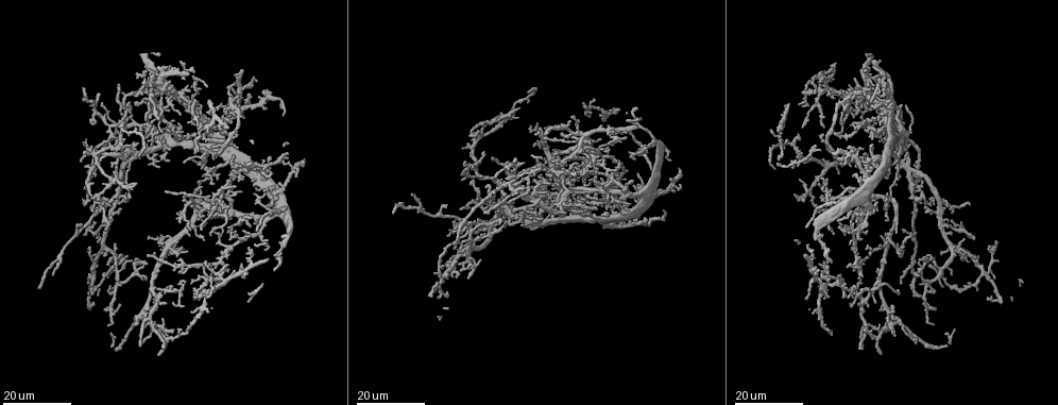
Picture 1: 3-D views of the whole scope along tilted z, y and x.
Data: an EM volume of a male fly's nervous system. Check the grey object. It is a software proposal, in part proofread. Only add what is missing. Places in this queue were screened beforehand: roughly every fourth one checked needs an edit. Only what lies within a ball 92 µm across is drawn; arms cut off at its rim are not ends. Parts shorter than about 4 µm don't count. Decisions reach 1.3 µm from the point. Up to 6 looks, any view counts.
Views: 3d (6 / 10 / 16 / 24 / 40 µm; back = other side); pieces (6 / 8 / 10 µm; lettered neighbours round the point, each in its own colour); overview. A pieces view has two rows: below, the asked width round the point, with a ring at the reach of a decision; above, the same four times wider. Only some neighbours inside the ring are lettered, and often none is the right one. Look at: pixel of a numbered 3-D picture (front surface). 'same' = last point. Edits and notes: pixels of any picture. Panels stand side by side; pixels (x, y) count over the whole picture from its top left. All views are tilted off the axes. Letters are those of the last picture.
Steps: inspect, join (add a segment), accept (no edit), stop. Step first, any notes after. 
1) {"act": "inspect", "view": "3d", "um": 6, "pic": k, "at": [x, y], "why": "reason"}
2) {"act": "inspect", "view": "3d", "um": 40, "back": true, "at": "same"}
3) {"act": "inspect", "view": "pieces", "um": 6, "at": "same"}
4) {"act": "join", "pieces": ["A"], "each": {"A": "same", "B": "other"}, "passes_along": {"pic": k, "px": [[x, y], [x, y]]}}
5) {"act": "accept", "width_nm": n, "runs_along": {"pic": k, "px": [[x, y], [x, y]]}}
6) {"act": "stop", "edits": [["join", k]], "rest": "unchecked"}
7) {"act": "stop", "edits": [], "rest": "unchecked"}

{"act": "inspect", "view": "3d", "um": 16, "pic": 1, "at": [129, 197], "why": "free end"}

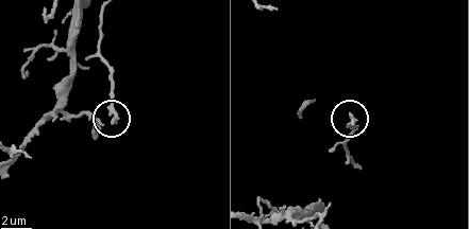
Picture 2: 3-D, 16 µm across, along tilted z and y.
{"act": "inspect", "view": "pieces", "um": 6, "pic": 2, "at": [111, 119]}

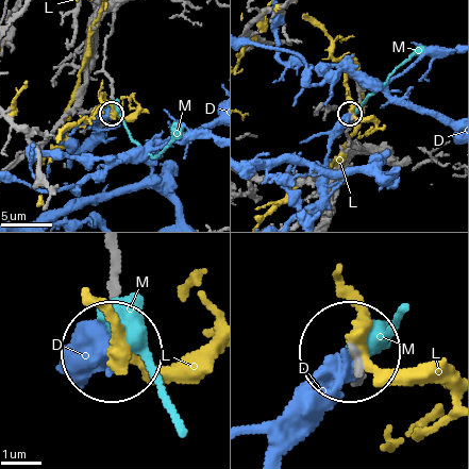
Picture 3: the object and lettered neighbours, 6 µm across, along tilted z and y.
{"act": "accept", "width_nm": 280, "each": {"D": "other", "L": "other", "M": "other"}, "runs_along": {"pic": 3, "px": [[109, 254], [116, 350]]}, "found": "no lettered segment goes on from it"}

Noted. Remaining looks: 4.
{"act": "inspect", "view": "3d", "um": 16, "pic": 1, "at": [973, 240], "why": "tapers out"}

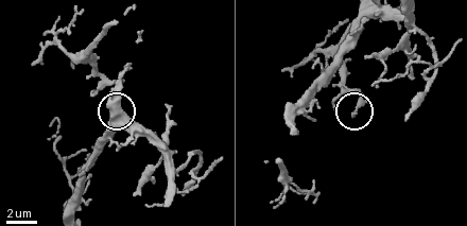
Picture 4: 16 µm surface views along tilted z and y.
{"act": "inspect", "view": "pieces", "um": 10, "pic": 4, "at": [353, 115]}

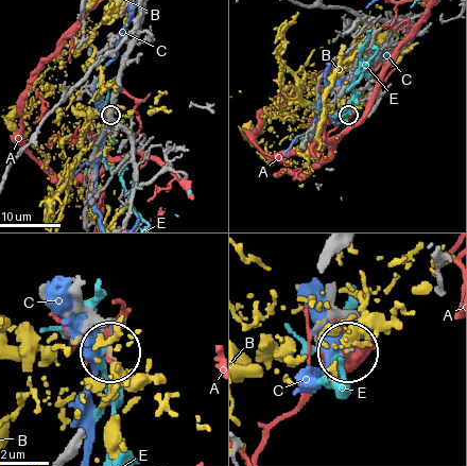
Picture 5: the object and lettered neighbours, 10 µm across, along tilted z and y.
{"act": "accept", "width_nm": 170, "each": {"A": "other", "B": "other", "C": "other", "E": "other"}, "found": "none of them fits"}

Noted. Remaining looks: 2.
{"act": "inspect", "view": "3d", "um": 16, "pic": 1, "at": [894, 307], "why": "free end"}

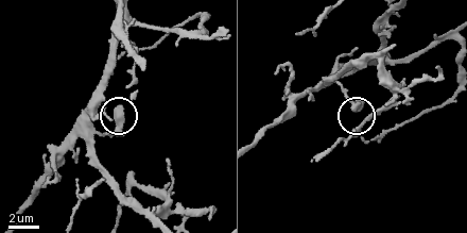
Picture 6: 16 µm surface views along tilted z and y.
{"act": "inspect", "view": "pieces", "um": 10, "pic": 6, "at": [121, 107], "why": "see the neighbours"}

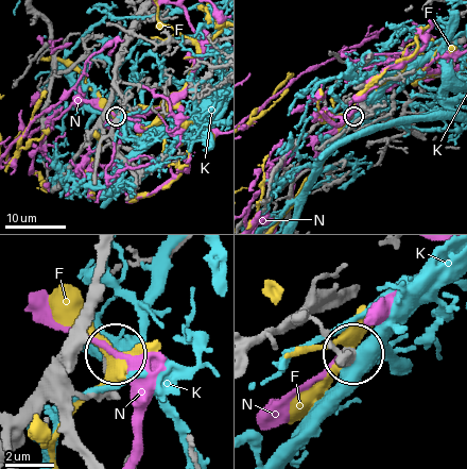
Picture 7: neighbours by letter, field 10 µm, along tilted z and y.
{"act": "accept", "each": {"F": "other", "K": "other", "N": "other"}, "found": "no lettered segment goes on from it"}

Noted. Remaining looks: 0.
{"act": "stop", "edits": [], "rest": "unchecked"}

